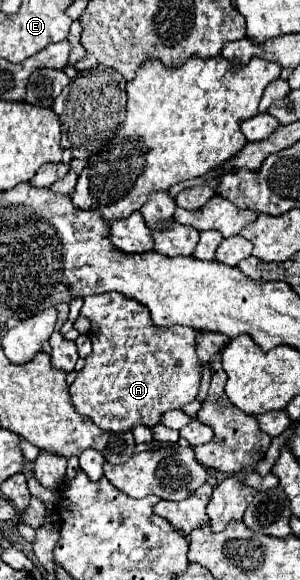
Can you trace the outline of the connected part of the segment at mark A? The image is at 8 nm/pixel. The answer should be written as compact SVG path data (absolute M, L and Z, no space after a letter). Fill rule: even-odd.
M101 293L83 298L81 315L91 321L89 339L93 353L85 359L85 369L77 373L75 383L69 387L75 409L89 417L103 431L131 431L135 423L153 427L165 411L179 409L195 401L201 381L201 363L197 359L197 331L195 329L159 329L153 325L147 307L122 293Z

